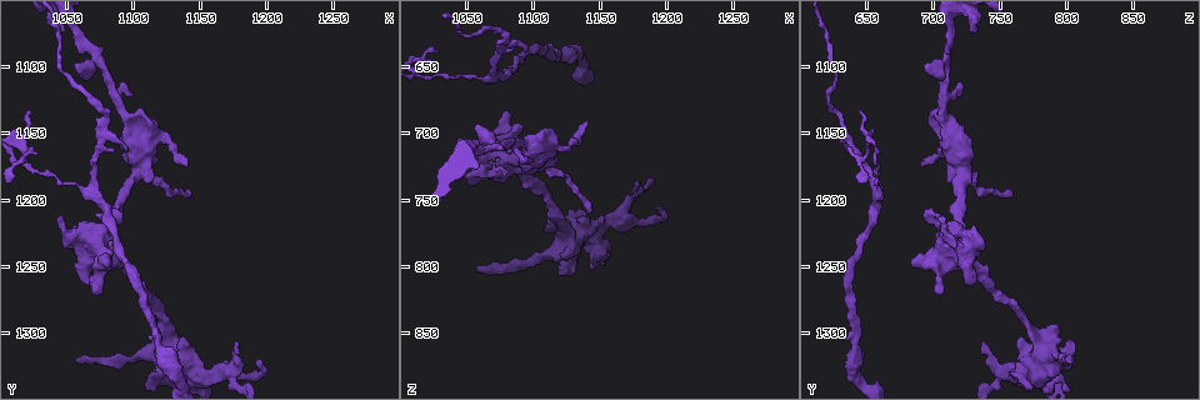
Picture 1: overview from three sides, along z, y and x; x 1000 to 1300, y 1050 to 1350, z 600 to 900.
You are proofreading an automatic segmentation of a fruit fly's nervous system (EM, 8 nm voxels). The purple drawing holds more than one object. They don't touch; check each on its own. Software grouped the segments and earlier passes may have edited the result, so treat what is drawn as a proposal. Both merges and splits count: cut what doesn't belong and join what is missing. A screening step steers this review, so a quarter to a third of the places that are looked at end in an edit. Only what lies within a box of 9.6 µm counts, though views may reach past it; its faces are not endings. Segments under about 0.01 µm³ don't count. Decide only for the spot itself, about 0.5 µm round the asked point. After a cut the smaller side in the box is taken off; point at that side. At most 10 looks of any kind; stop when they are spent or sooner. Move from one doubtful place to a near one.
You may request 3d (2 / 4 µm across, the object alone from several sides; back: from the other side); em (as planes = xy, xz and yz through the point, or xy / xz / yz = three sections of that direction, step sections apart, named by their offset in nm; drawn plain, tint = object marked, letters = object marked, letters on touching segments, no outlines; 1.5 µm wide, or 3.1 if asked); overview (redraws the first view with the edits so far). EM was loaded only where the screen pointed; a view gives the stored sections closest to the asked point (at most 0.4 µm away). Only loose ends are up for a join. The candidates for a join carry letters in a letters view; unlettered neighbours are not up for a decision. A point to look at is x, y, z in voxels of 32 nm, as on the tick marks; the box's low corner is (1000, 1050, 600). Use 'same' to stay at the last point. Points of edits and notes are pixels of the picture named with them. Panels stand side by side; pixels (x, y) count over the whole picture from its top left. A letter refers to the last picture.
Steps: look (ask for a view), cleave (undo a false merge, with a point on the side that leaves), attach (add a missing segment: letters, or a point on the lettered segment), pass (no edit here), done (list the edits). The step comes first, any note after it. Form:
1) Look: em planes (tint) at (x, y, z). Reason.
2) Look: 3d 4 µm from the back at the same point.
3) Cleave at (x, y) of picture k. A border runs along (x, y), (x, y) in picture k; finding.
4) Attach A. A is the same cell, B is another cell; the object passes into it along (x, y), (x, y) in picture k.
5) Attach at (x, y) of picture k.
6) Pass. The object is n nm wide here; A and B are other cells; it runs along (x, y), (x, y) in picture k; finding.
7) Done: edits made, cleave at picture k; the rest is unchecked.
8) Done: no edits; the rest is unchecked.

Look: em planes (letters) at (1072, 1272, 704). Free end.

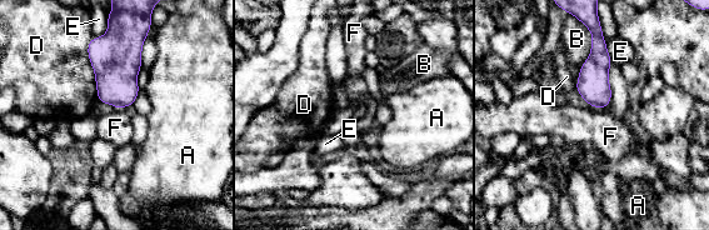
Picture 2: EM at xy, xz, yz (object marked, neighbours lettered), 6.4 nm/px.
Pass. The object is 200 nm wide here; the longest contact is with D, 420 nm; A, B, D, E and F are other cells; none of them fits.

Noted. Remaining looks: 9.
Look: 3d 2 µm at (1044, 1212, 704). Branch stops here.

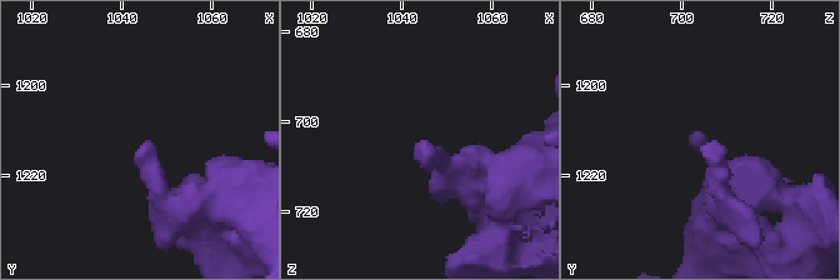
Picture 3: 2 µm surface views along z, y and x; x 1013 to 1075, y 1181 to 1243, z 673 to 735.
Look: em planes (letters) at (1044, 1215, 704). Need the tissue.

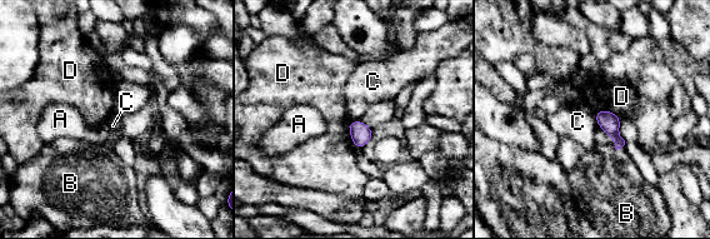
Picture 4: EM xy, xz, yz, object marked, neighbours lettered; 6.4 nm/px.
Pass. A, B, C and D are other cells; a border runs along (594, 111), (598, 125) in picture 4; none of them fits.

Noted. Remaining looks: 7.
Look: 3d 4 µm at (1058, 1098, 694). Branch stops here.

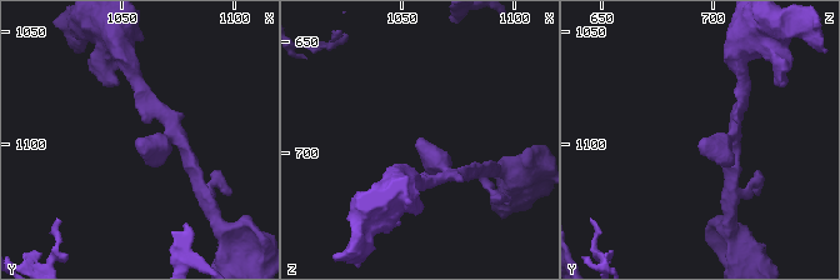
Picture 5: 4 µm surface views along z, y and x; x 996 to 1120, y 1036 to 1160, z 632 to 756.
Look: em xz step 8 (letters) at (1057, 1099, 696).

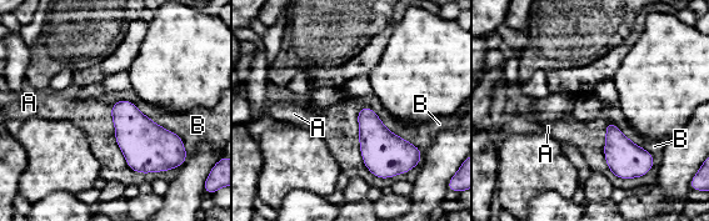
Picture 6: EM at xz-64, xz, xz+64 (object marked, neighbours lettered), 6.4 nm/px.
Look: em planes (letters) at the same point.

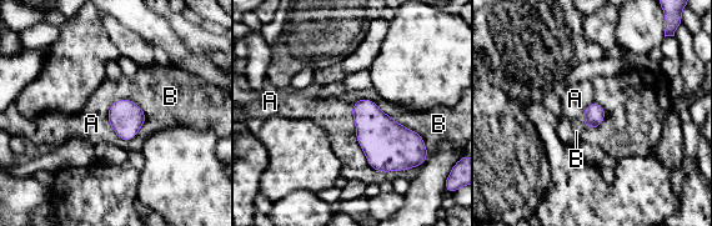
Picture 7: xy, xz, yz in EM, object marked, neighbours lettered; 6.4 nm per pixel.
Pass. The longest contact is with B, 300 nm; A and B are other cells; a border runs along (120, 98), (108, 121), (123, 140) in picture 7; no lettered segment goes on from it.

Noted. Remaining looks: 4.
Look: em planes (letters) at (1058, 1322, 802). Free end.

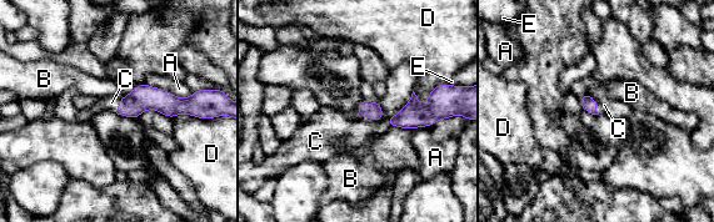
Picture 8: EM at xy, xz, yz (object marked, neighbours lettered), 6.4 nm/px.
Attach C. The longest contact is with A, 320 nm; C is the same cell, A, B, D and E are other cells; the object passes into it along (373, 111), (369, 119), (354, 131) in picture 8; it goes on there.

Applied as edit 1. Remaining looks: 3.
Done: edits made, attach at picture 8; the rest is unchecked.

